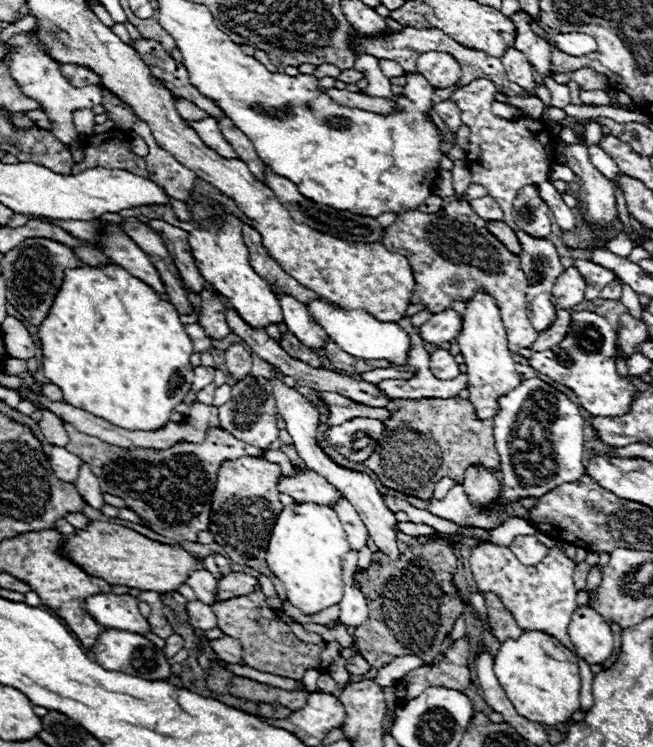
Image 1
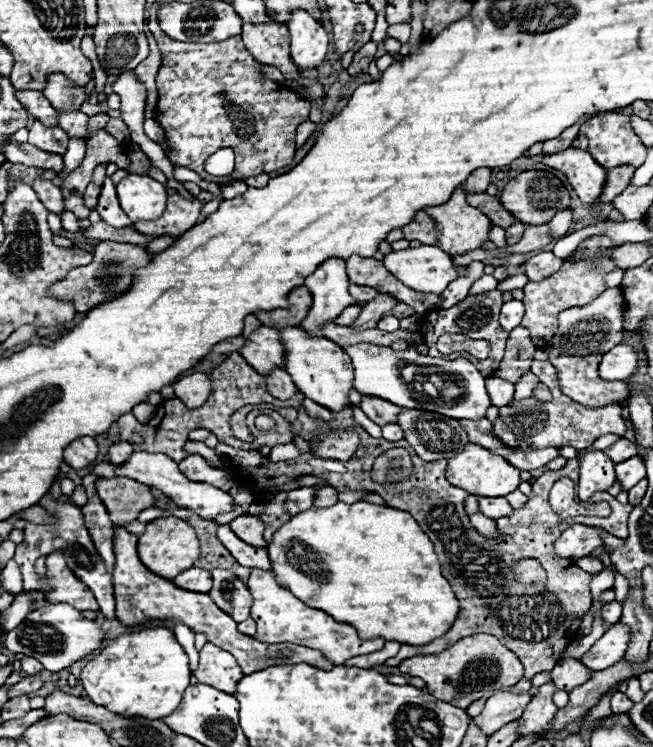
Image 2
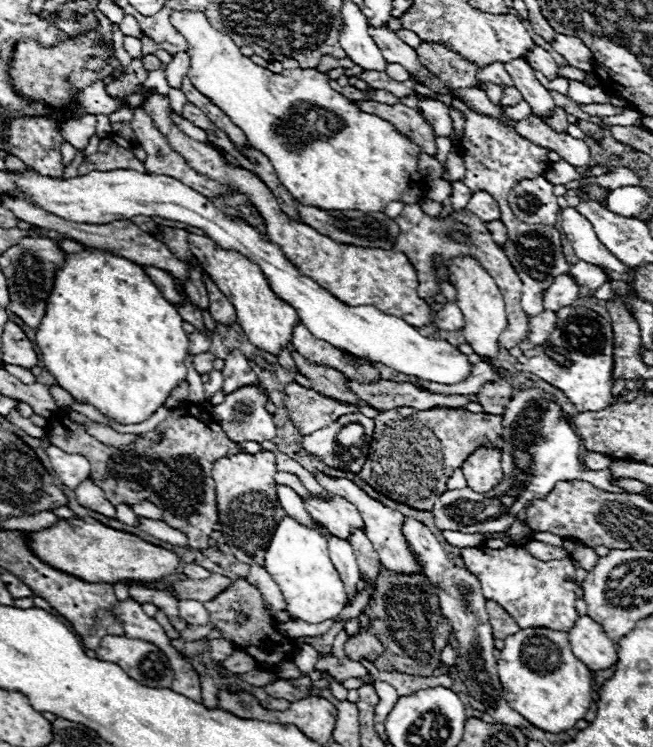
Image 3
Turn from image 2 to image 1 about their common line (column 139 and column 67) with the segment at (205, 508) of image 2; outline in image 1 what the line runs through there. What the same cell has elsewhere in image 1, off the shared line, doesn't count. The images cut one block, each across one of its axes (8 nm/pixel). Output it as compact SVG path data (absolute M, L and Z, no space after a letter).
M54 446L50 452L50 466L56 474L56 478L64 480L64 482L74 482L78 476L78 466L80 466L80 458L60 446Z

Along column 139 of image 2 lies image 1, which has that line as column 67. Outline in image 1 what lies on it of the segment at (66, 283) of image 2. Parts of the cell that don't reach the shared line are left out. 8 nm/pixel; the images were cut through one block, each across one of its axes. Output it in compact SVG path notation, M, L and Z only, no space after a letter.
M26 238L2 258L6 298L26 320L30 320L34 326L40 326L42 320L48 316L50 306L64 282L64 270L80 266L84 264L76 258L72 248L48 238Z

